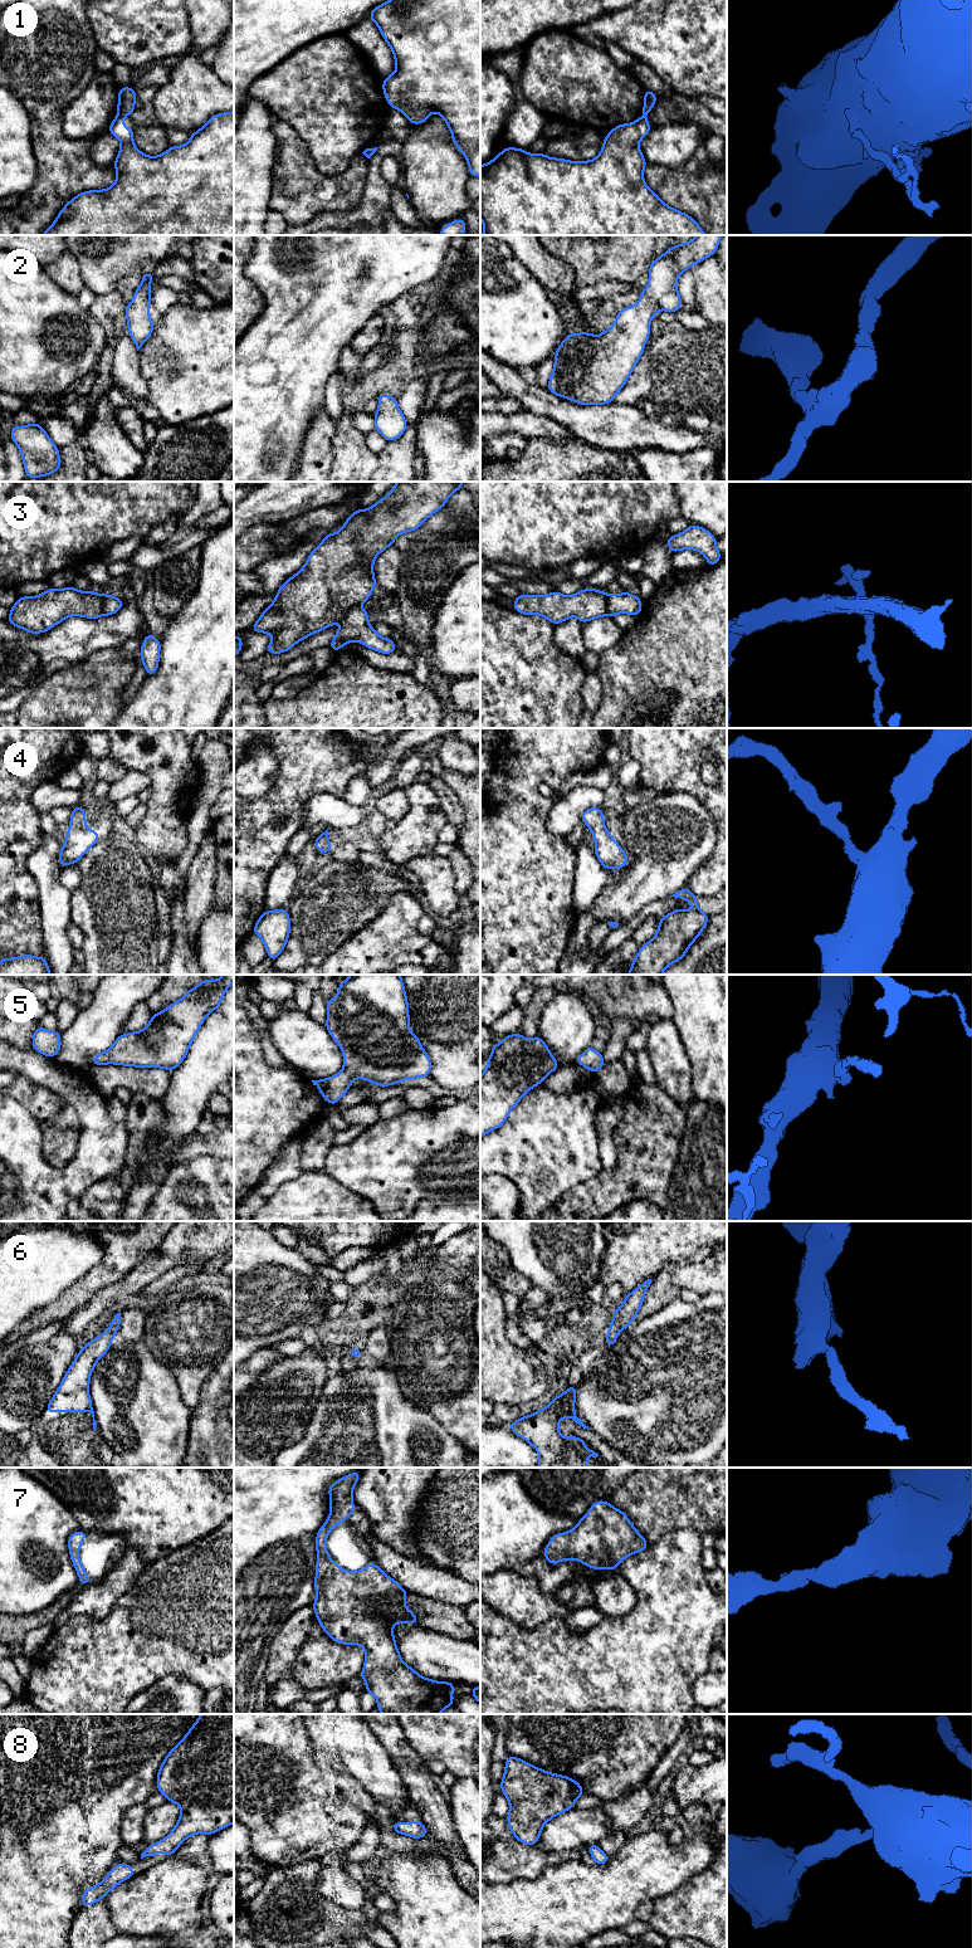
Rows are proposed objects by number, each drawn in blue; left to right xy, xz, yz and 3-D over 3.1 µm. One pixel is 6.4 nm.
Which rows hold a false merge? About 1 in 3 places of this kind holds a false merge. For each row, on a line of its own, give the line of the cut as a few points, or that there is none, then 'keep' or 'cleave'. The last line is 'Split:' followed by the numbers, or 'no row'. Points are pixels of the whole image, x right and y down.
1: xy (117, 115), (122, 117) | cleave
2: no cut | keep
3: xy (102, 595), (102, 611), (104, 614) | cleave
4: no cut | keep
5: no cut | keep
6: no cut | keep
7: no cut | keep
8: no cut | keep
Split: 1, 3

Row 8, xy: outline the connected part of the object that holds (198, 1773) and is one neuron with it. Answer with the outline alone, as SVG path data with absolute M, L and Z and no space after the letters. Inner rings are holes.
M201 1714L185 1737L167 1753L157 1773L157 1792L180 1806L181 1815L172 1831L161 1841L148 1845L141 1859L158 1852L174 1855L179 1846L196 1834L213 1835L234 1823L234 1714Z

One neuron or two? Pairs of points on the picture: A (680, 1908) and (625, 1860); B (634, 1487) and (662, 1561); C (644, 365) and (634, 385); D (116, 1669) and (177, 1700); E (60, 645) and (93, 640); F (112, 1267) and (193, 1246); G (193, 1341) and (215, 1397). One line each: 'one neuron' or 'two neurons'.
A: two neurons
B: two neurons
C: one neuron
D: two neurons
E: one neuron
F: two neurons
G: two neurons

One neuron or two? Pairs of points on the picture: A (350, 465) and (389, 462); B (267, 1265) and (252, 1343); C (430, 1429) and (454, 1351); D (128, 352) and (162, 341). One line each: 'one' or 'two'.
A: two
B: one
C: two
D: two

